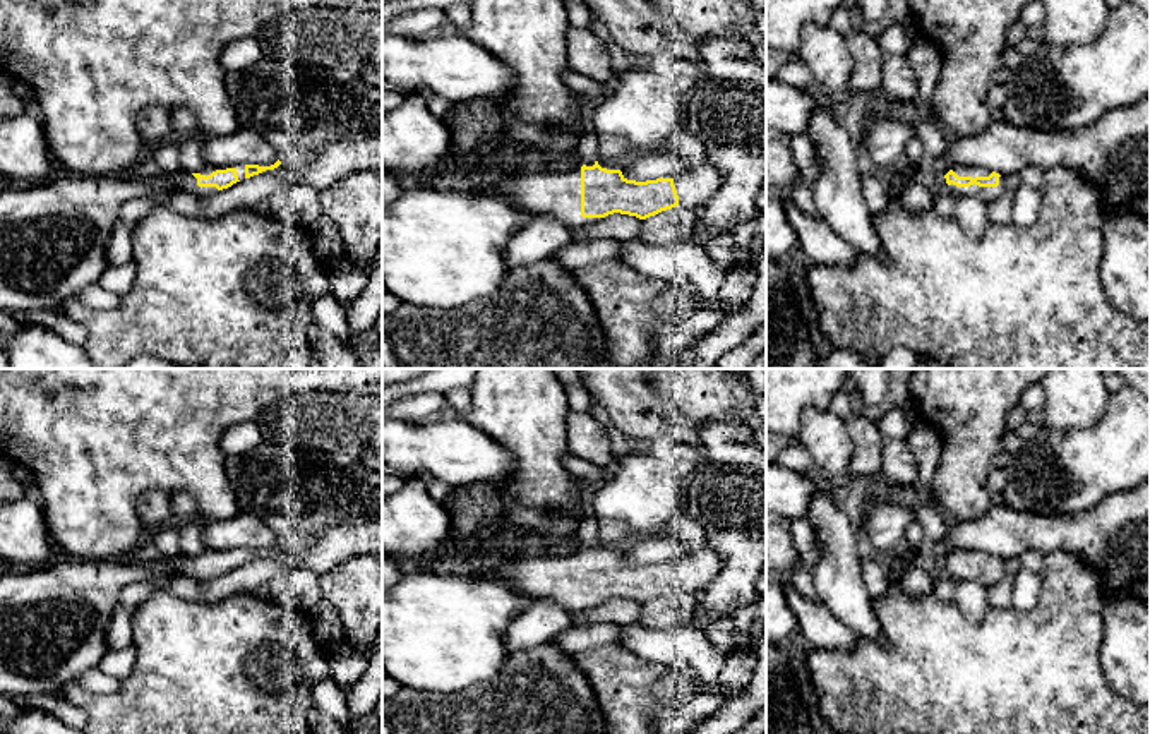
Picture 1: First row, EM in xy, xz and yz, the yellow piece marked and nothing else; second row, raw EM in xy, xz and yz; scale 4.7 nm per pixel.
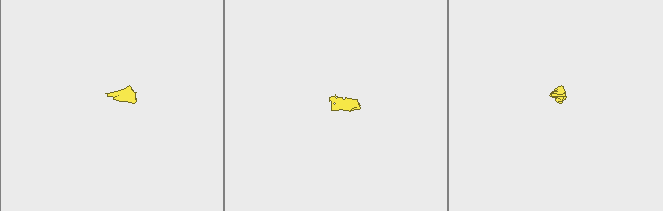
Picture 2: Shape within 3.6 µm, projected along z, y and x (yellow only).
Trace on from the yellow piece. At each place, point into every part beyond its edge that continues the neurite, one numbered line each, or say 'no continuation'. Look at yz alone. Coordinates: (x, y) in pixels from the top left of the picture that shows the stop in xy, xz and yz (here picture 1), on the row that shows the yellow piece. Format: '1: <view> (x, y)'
1: yz (988, 194)

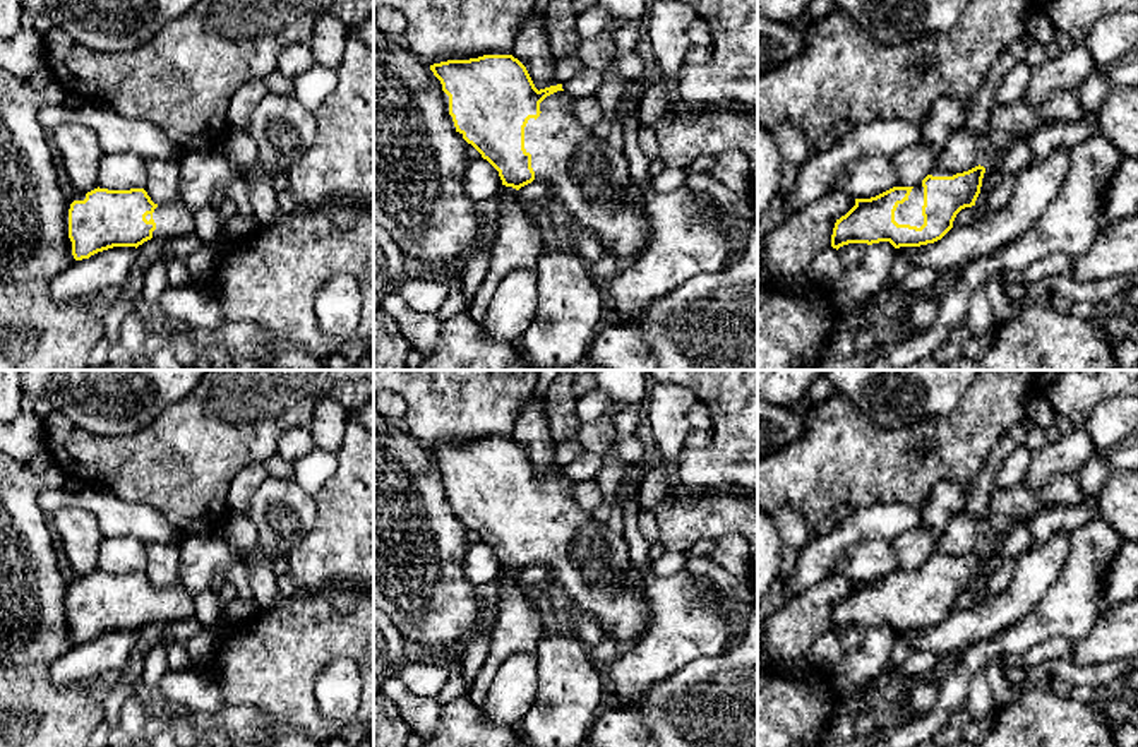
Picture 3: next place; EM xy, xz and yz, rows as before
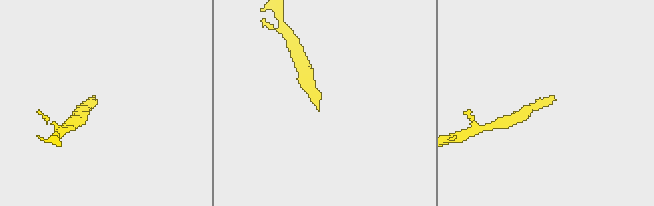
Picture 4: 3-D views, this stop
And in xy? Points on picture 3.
1: xy (173, 218)
2: xy (36, 333)

